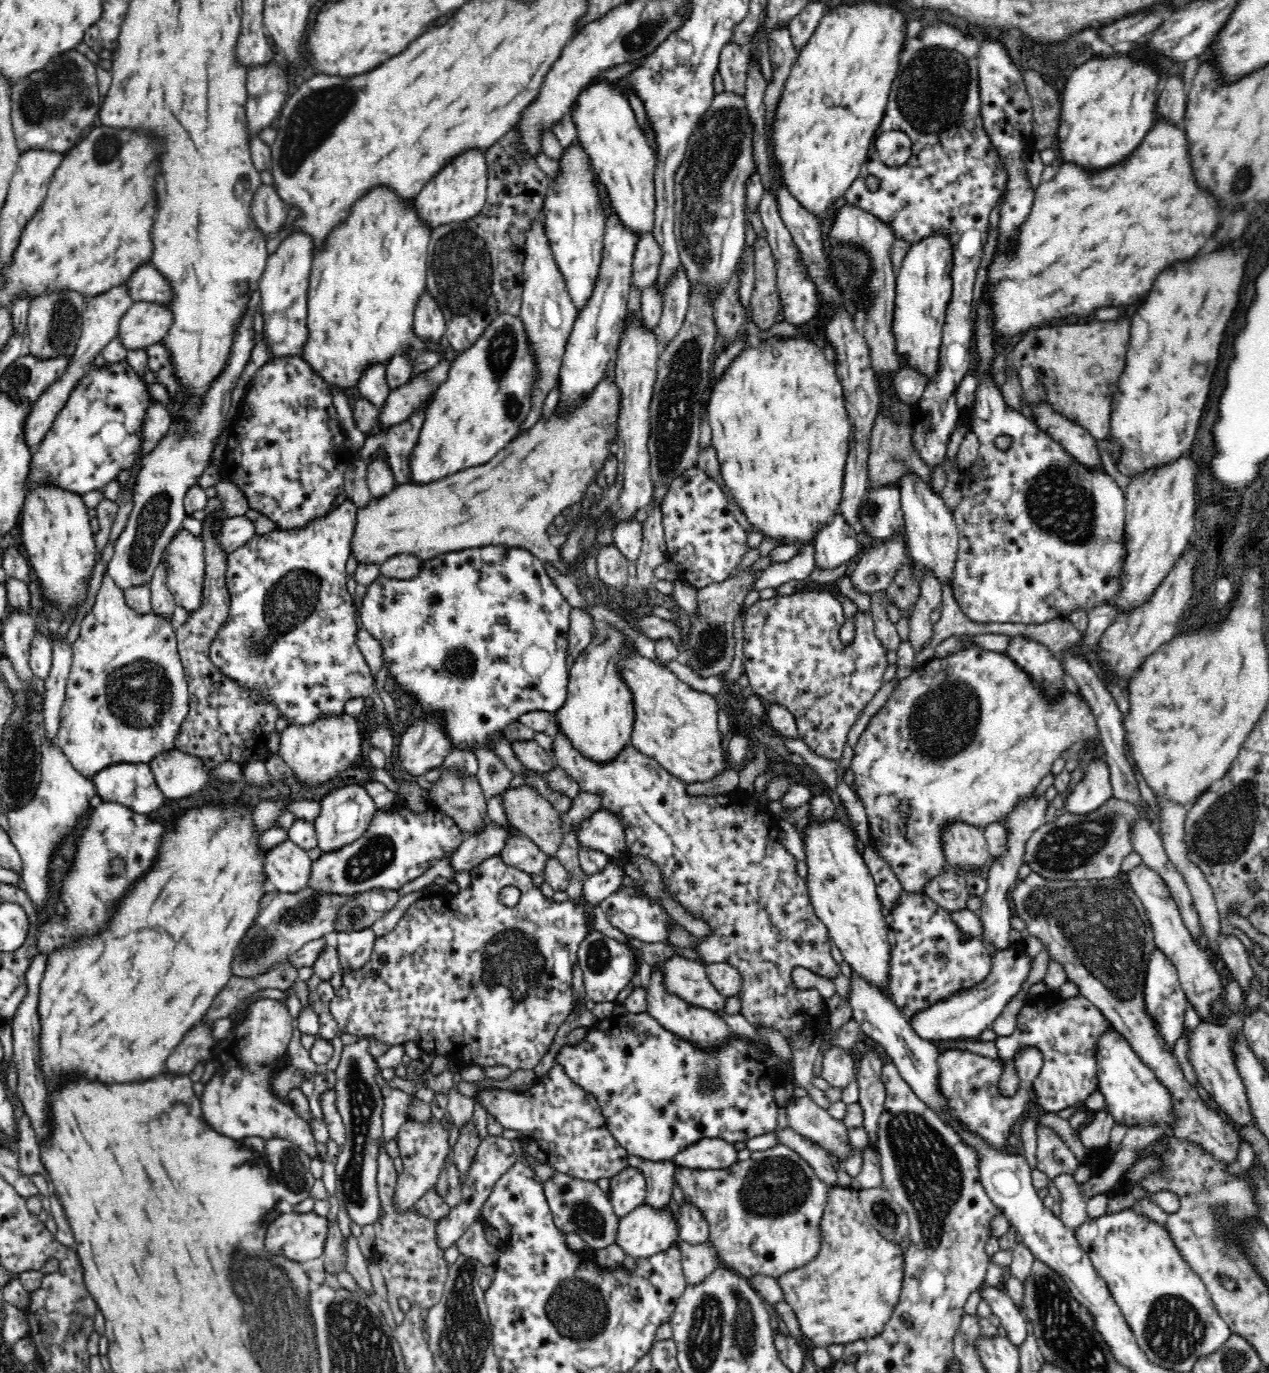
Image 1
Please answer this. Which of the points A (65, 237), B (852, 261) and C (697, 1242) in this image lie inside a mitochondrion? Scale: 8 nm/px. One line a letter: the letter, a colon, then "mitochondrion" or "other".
A: other
B: mitochondrion
C: other

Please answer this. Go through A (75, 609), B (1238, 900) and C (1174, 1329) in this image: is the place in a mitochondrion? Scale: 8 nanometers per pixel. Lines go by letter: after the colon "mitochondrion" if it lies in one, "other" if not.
A: other
B: mitochondrion
C: mitochondrion

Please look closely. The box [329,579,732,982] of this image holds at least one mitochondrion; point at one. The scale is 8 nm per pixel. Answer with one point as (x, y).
(377, 855)

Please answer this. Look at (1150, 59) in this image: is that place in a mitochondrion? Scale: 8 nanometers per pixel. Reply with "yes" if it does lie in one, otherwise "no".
no

